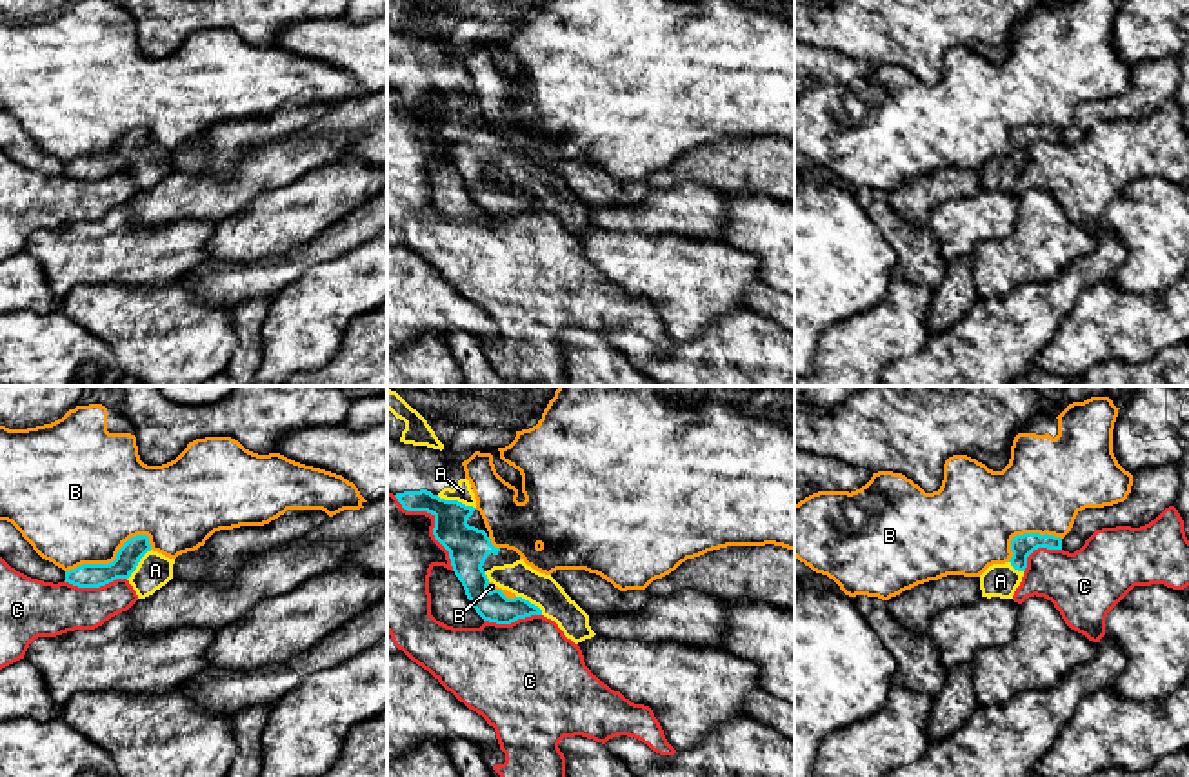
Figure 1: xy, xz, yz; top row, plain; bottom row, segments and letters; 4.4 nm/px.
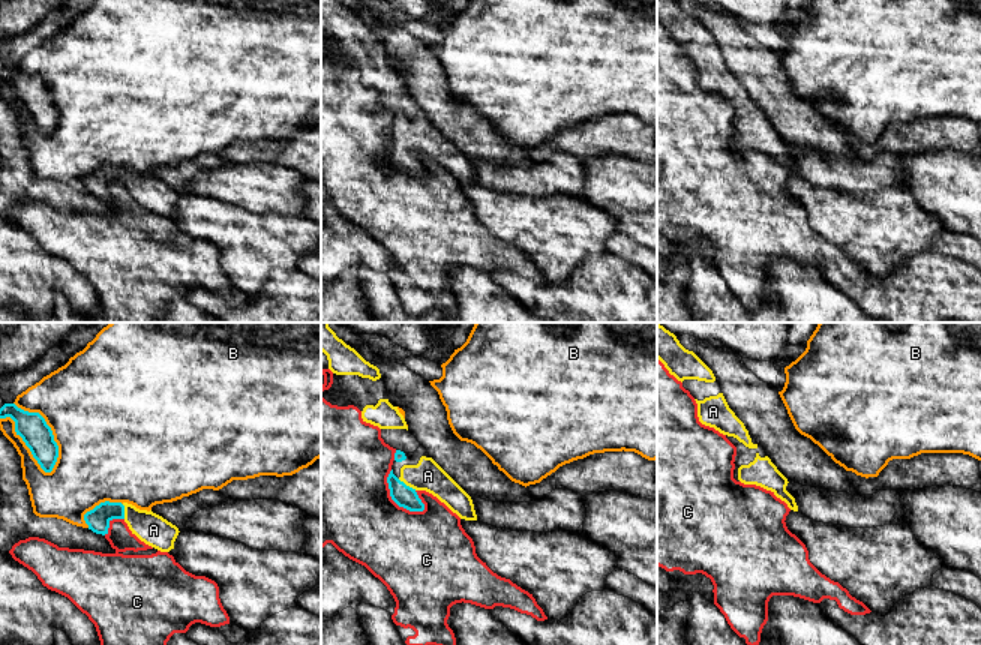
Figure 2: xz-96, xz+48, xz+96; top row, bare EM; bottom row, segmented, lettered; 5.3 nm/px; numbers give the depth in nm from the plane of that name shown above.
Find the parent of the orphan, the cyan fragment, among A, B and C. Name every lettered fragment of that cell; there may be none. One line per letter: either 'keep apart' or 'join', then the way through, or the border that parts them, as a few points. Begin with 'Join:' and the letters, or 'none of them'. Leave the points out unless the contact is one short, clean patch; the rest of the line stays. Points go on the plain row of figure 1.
Join: A
A: join
B: keep apart
C: keep apart

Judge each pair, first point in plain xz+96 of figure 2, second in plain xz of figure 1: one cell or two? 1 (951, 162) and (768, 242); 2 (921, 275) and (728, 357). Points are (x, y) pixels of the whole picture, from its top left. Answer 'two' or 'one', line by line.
1: one
2: one

